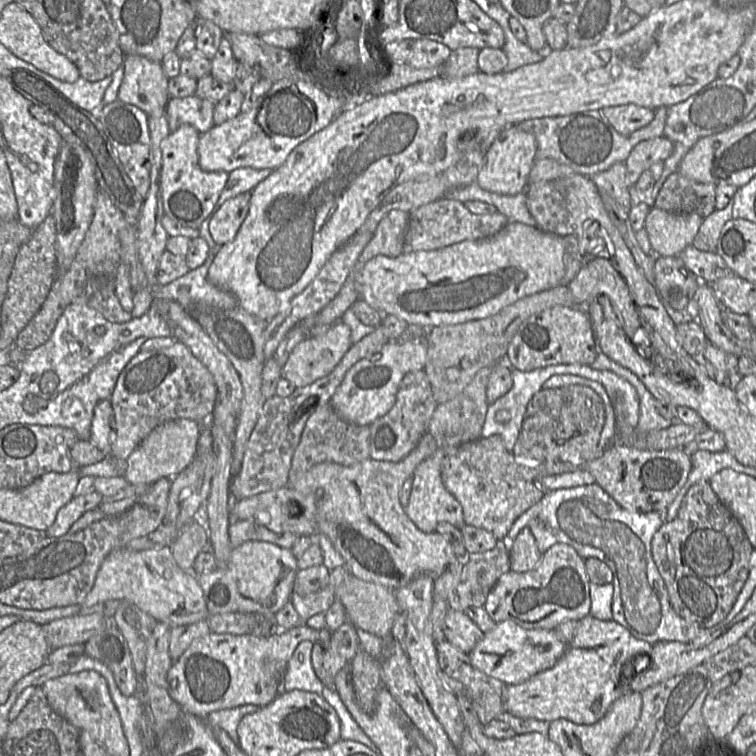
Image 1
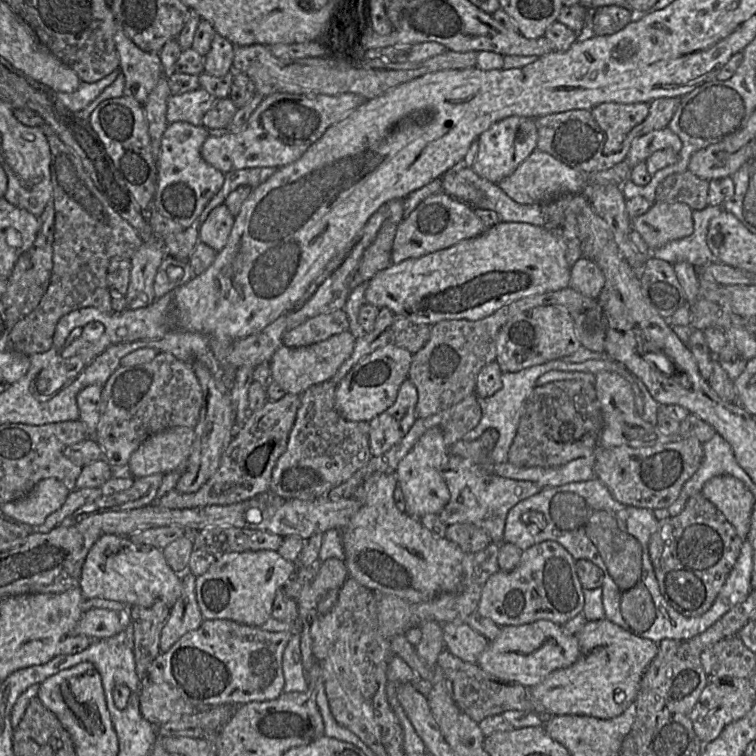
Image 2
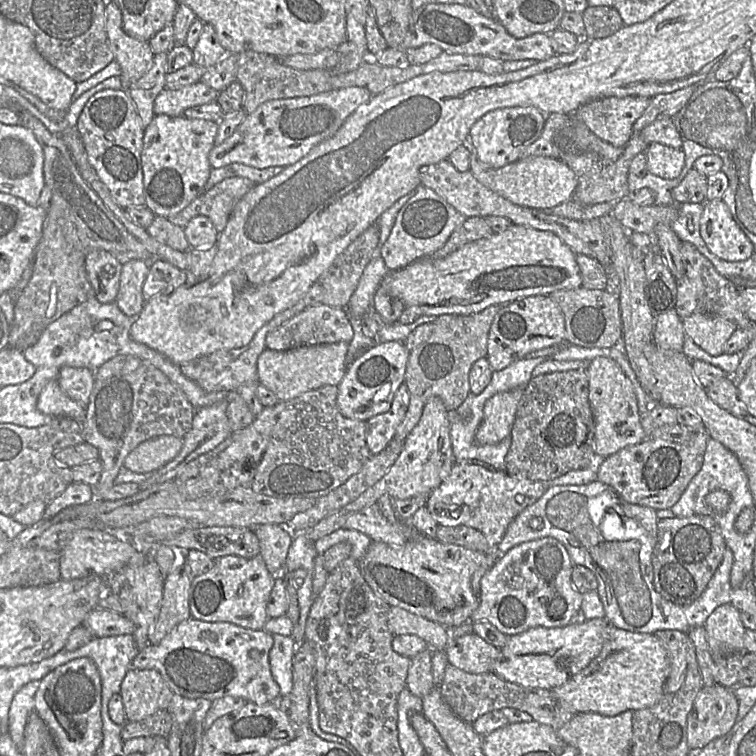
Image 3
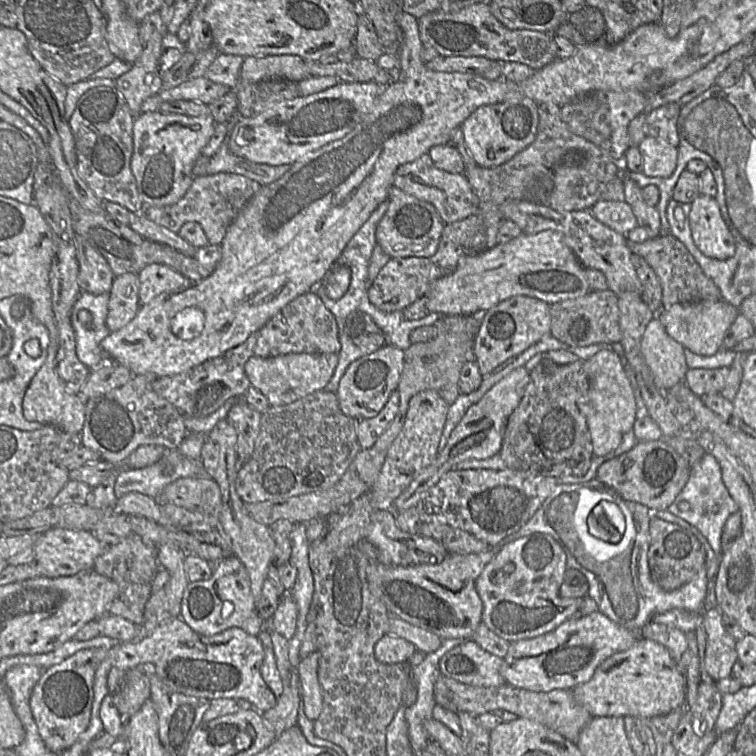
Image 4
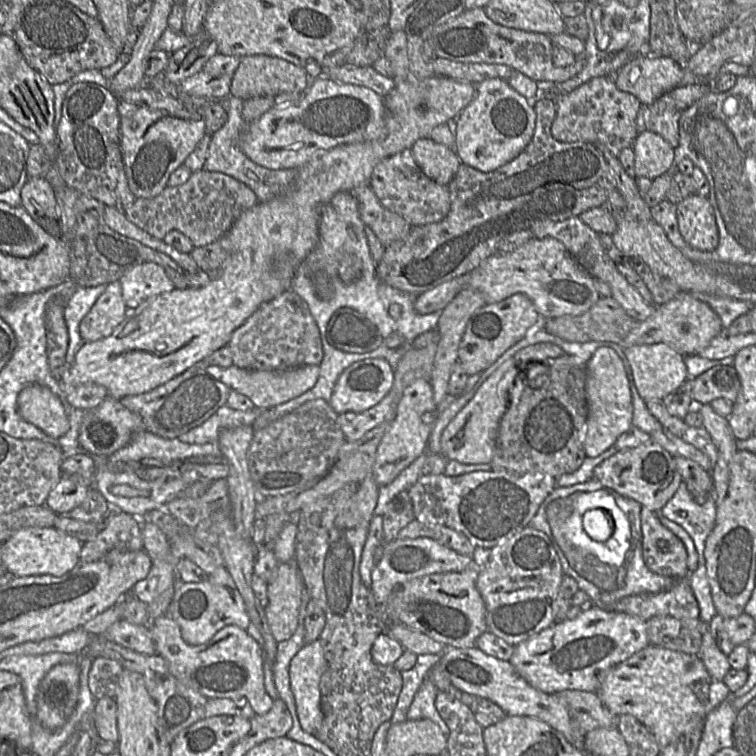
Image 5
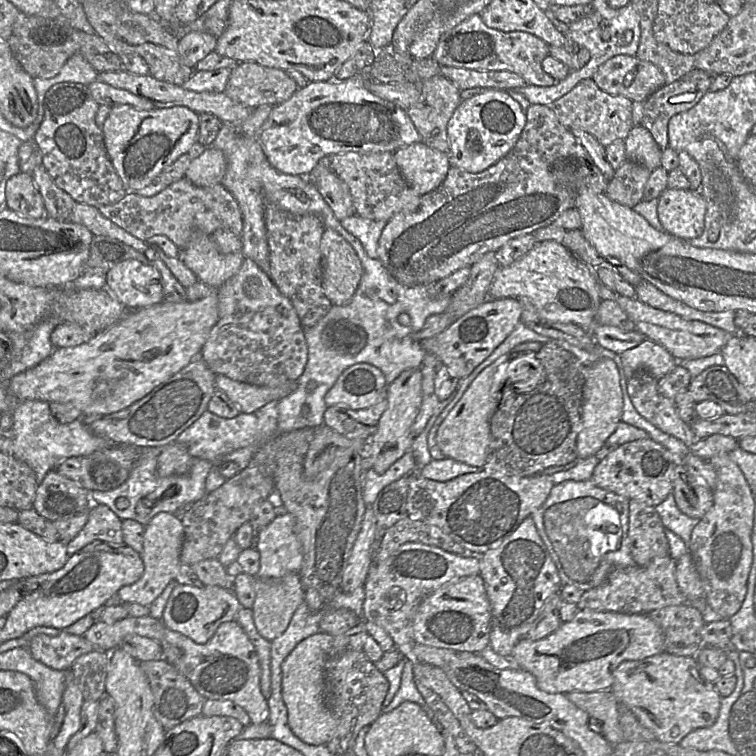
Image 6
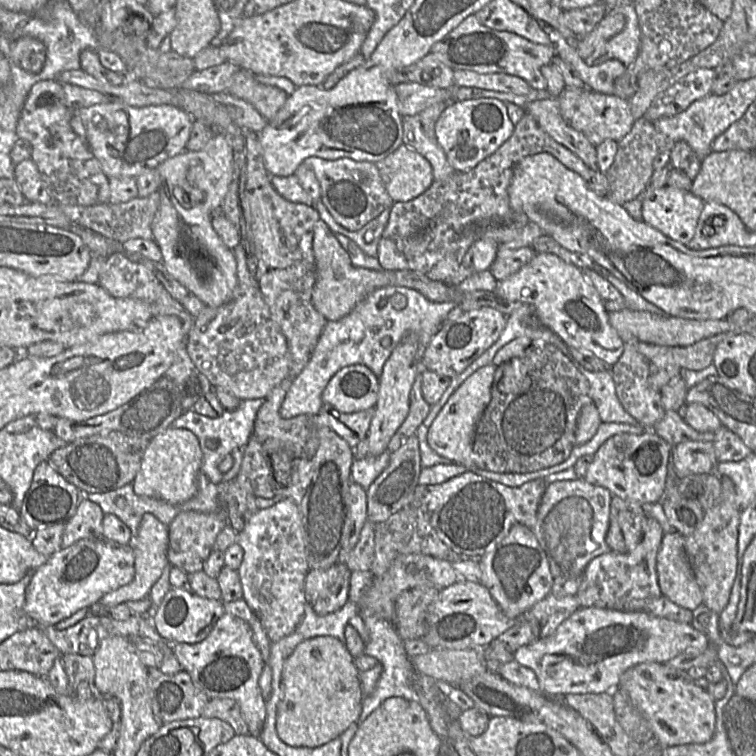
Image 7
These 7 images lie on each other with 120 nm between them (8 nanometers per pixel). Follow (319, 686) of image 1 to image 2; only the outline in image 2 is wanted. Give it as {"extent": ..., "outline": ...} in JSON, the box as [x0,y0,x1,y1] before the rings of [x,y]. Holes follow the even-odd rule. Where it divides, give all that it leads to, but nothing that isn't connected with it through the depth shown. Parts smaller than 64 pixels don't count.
{"extent":[282,631,309,693],"outline":[[[298,631],[292,632],[293,634],[285,648],[282,659],[285,679],[283,691],[285,693],[307,692],[309,690],[309,684],[302,663],[300,634]]]}

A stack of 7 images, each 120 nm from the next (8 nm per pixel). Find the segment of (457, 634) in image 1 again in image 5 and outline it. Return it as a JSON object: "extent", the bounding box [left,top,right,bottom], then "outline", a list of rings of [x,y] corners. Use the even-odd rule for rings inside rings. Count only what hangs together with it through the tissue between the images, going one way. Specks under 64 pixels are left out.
{"extent":[438,647,584,751],"outline":[[[477,647],[449,648],[438,666],[452,685],[461,692],[496,703],[506,716],[528,716],[539,719],[564,735],[575,748],[584,751],[584,738],[575,727],[570,712],[555,694],[532,687],[511,665],[486,655]]]}

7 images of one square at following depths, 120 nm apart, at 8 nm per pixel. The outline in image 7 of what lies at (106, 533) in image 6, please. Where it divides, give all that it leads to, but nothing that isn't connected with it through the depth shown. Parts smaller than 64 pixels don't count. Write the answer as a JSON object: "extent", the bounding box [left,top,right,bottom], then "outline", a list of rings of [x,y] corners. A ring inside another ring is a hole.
{"extent":[60,500,104,549],"outline":[[[81,500],[74,516],[65,523],[60,549],[85,538],[104,538],[103,517],[104,512],[98,504],[90,500]]]}

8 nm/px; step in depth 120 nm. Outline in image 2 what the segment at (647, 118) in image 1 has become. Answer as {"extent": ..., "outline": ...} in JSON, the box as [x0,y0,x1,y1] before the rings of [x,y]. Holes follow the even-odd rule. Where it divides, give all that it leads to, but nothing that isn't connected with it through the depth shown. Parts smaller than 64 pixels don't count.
{"extent":[590,102,649,154],"outline":[[[608,102],[599,104],[590,111],[606,134],[604,153],[612,154],[620,150],[627,134],[648,116],[649,104]]]}

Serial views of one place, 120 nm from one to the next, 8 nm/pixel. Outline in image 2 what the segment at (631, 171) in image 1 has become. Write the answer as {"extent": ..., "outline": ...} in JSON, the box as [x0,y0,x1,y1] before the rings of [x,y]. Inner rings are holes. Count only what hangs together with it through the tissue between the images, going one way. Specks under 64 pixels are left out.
{"extent":[623,127,681,169],"outline":[[[665,127],[636,138],[623,161],[626,161],[632,169],[658,150],[672,149],[675,153],[679,153],[681,148],[680,138],[670,128]]]}

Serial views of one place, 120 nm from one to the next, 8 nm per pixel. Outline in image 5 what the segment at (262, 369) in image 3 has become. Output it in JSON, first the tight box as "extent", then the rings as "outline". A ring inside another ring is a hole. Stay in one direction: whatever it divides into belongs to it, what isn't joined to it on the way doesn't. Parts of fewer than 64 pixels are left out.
{"extent":[209,365,319,409],"outline":[[[302,365],[284,370],[248,370],[236,366],[209,367],[209,373],[232,391],[247,396],[256,409],[269,409],[294,399],[310,390],[317,382],[319,365]]]}

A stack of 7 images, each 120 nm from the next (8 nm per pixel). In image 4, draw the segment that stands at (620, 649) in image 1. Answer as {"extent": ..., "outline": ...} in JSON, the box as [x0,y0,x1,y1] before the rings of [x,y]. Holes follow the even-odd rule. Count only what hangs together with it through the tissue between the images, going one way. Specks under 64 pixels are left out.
{"extent":[571,637,685,718],"outline":[[[639,637],[631,648],[607,658],[588,682],[571,691],[575,700],[593,717],[650,718],[666,715],[685,704],[685,675],[667,648]]]}

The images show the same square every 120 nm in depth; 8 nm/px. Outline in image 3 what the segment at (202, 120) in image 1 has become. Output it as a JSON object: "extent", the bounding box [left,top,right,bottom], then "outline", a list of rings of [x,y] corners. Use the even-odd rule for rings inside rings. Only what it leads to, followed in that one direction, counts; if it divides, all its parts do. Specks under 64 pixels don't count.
{"extent":[154,81,219,116],"outline":[[[203,81],[176,90],[165,88],[154,101],[154,112],[155,115],[184,116],[184,111],[186,109],[215,101],[218,94],[219,92]]]}

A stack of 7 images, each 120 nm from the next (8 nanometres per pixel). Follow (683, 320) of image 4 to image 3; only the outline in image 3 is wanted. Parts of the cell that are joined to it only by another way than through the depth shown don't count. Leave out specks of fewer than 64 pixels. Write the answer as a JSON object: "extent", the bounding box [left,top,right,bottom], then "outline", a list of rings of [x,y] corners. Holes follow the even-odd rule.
{"extent":[682,313,737,356],"outline":[[[696,313],[682,319],[686,337],[711,356],[724,353],[724,346],[737,326],[720,316]]]}

